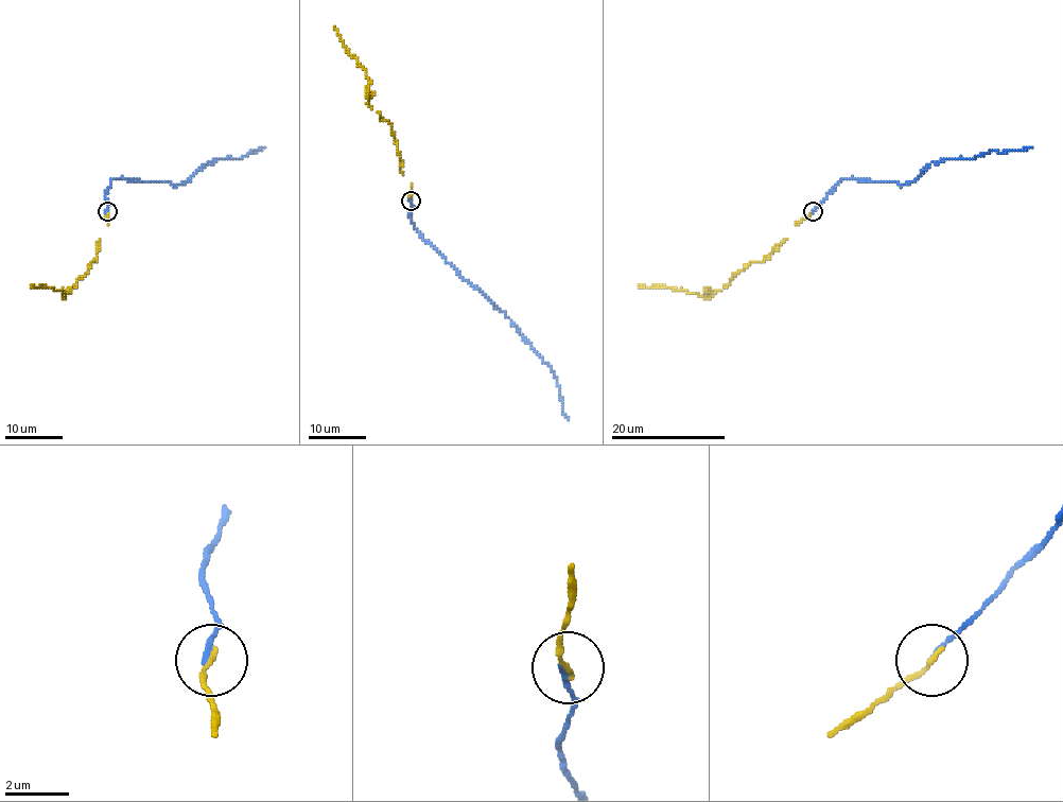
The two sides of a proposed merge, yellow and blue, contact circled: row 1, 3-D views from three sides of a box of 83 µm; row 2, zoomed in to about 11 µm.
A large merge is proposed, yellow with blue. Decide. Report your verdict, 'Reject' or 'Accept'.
Accept

